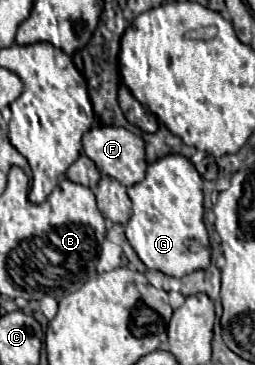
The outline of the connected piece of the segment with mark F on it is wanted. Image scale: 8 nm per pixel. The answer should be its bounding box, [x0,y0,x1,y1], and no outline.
[83,125,147,187]

